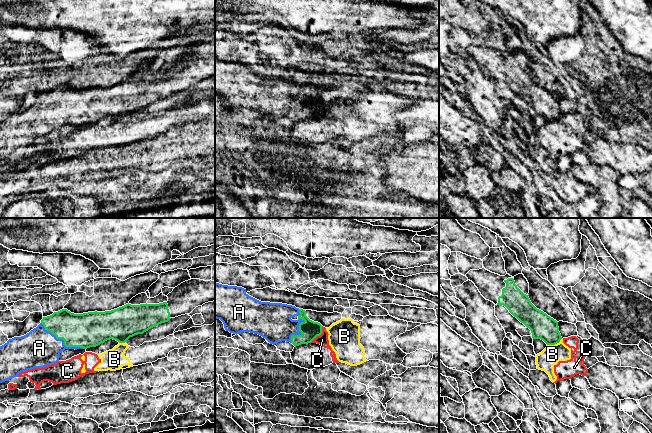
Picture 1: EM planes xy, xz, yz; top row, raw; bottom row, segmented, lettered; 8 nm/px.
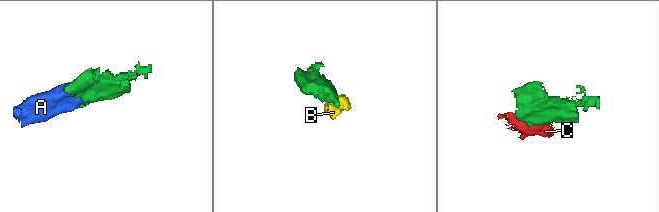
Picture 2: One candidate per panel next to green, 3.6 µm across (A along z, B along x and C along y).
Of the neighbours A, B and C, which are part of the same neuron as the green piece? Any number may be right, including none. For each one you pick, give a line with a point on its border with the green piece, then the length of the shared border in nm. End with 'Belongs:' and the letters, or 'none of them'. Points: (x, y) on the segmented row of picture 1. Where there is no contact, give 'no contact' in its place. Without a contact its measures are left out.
A: contact xy (63, 339); length 400 nm
Belongs: A

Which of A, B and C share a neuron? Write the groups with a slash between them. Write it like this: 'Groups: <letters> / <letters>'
Groups: A / B C

